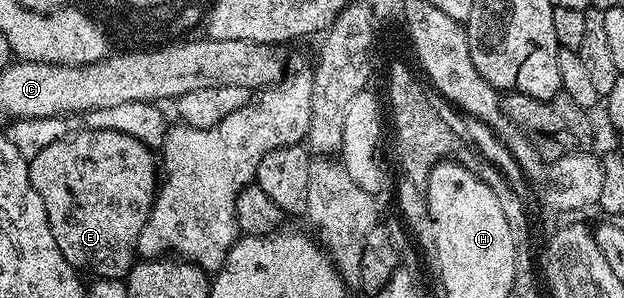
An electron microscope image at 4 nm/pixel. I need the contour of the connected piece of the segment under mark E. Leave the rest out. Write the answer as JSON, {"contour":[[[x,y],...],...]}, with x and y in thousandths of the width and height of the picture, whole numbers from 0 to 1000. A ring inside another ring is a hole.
{"contour":[[[130,426],[130,443],[111,440],[98,470],[80,477],[45,540],[45,581],[67,691],[74,691],[74,732],[93,812],[93,839],[130,916],[149,913],[149,930],[192,940],[204,930],[220,869],[218,815],[228,758],[244,701],[253,628],[253,537],[245,500],[221,463],[192,443],[186,430]]]}

